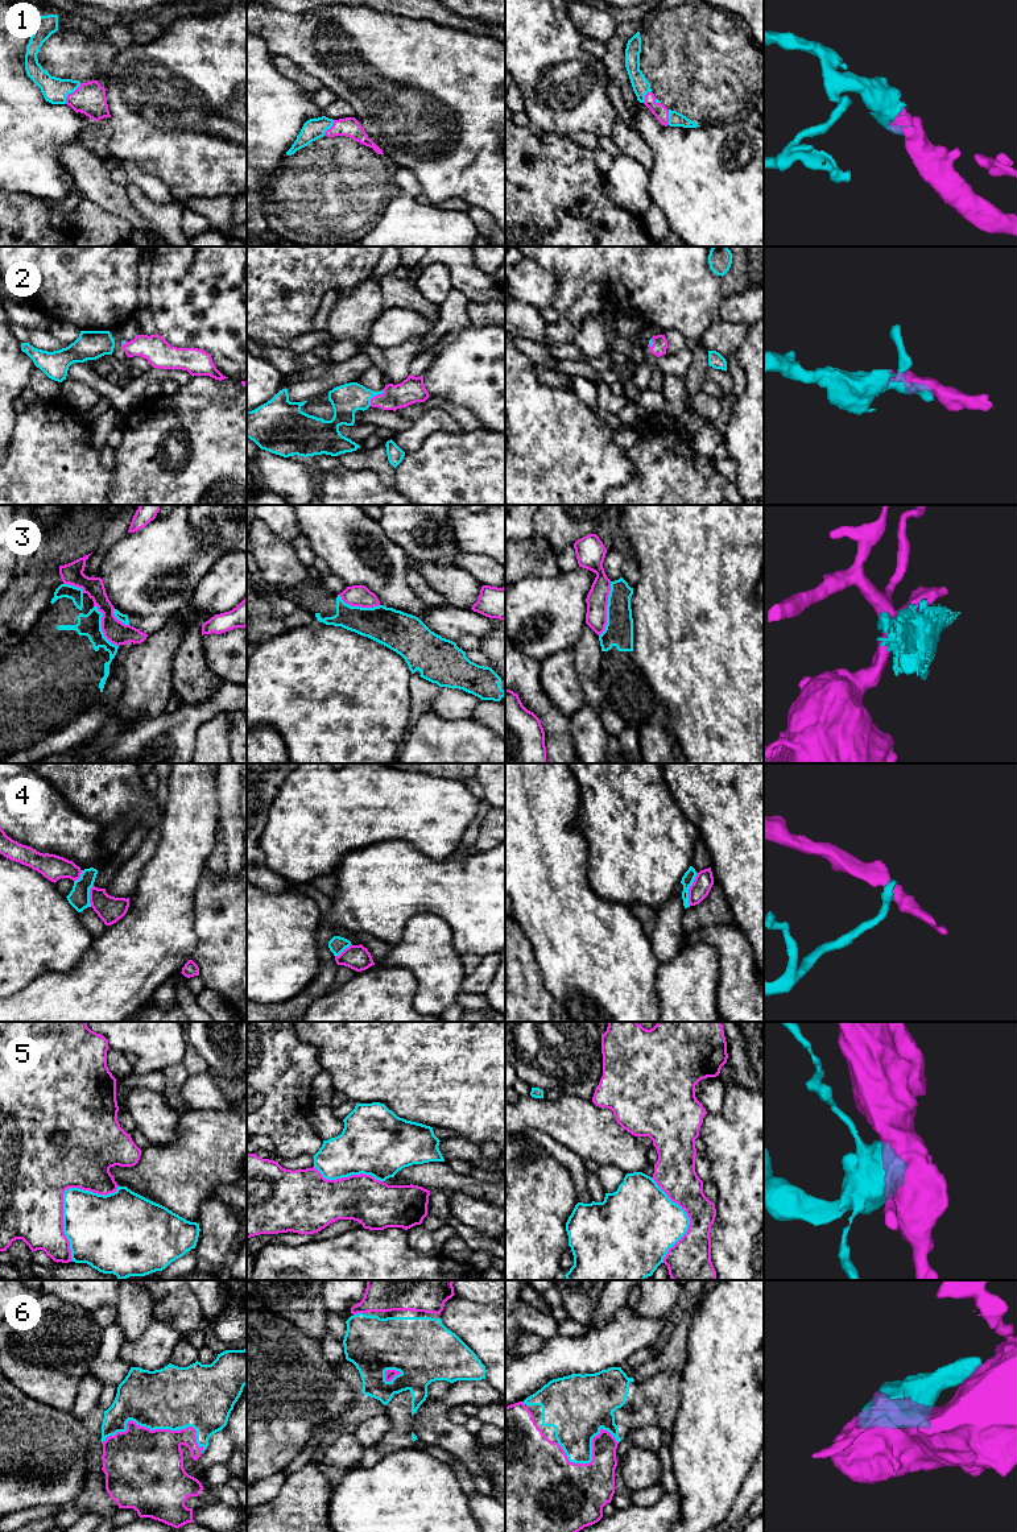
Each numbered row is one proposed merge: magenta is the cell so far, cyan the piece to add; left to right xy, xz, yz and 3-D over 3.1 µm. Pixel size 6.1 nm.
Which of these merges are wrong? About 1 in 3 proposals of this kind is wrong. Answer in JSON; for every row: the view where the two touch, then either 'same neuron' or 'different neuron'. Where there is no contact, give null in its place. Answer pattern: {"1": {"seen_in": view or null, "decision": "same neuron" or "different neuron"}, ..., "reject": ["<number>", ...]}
{"1": {"seen_in": "xy", "decision": "same neuron"}, "2": {"seen_in": "xz", "decision": "same neuron"}, "3": {"seen_in": "yz", "decision": "different neuron"}, "4": {"seen_in": "yz", "decision": "different neuron"}, "5": {"seen_in": "xy", "decision": "different neuron"}, "6": {"seen_in": "xy", "decision": "same neuron"}, "reject": ["3", "4", "5"]}

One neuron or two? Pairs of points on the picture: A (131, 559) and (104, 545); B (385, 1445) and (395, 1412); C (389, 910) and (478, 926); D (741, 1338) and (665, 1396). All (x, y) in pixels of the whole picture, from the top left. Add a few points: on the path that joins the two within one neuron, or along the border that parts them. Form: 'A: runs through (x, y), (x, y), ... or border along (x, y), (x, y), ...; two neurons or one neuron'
A: border along (127, 531), (106, 554), (99, 576); two neurons
B: runs through (393, 1437), (396, 1435), (396, 1420); one neuron
C: runs through (412, 902), (455, 903); one neuron
D: border along (681, 1374), (679, 1408), (676, 1415); two neurons

